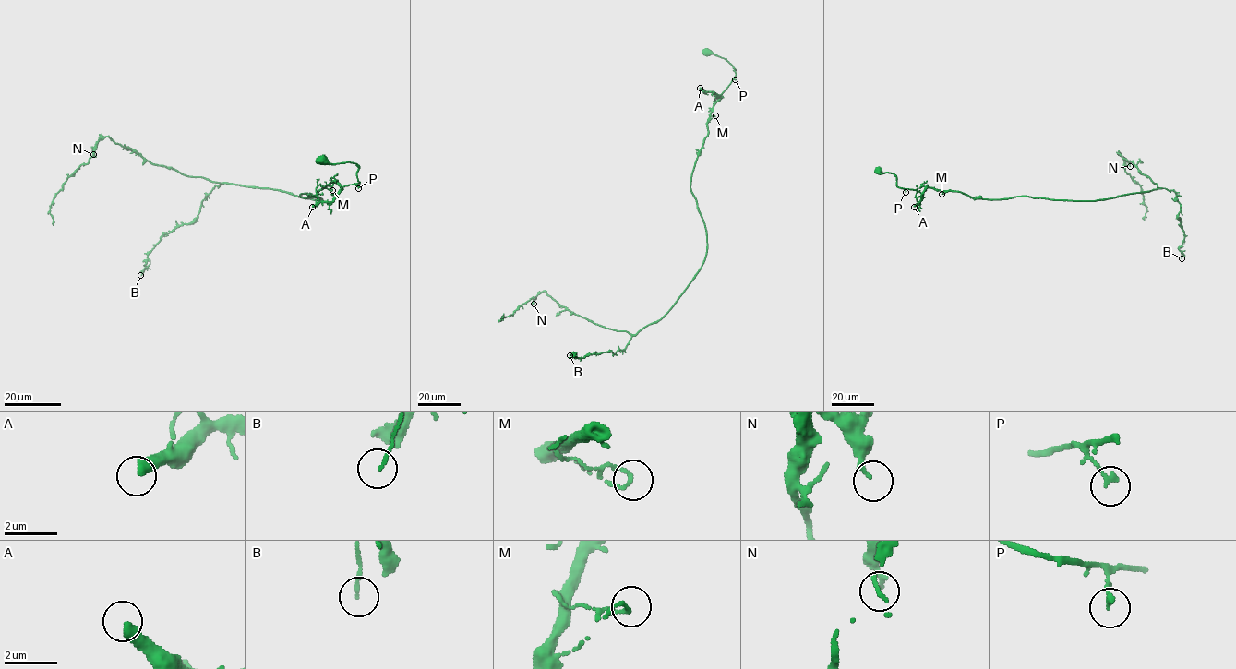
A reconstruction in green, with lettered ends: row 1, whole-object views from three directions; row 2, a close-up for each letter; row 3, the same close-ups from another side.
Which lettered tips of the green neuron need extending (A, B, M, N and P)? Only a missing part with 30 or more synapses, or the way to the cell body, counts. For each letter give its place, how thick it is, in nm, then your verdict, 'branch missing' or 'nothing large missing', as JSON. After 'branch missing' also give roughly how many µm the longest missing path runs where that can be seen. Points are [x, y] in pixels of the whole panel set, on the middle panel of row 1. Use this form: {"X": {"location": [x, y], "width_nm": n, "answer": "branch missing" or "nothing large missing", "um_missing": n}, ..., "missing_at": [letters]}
{"A": {"location": [700, 88], "width_nm": 440, "answer": "branch missing", "um_missing": 45}, "B": {"location": [570, 355], "width_nm": 120, "answer": "nothing large missing"}, "M": {"location": [715, 115], "width_nm": 150, "answer": "nothing large missing"}, "N": {"location": [534, 304], "width_nm": 170, "answer": "nothing large missing"}, "P": {"location": [735, 79], "width_nm": 200, "answer": "nothing large missing"}, "missing_at": ["A"]}

